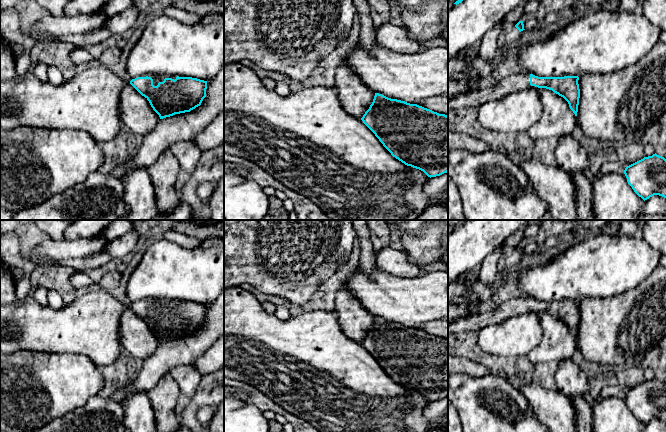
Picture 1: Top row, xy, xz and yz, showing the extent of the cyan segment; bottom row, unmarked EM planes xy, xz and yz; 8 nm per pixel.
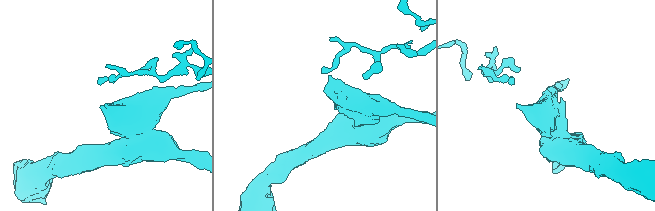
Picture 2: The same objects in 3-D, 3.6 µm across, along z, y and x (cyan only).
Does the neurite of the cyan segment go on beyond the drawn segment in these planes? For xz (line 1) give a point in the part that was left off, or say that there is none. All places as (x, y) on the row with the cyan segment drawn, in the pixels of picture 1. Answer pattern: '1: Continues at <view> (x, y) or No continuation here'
1: No continuation here

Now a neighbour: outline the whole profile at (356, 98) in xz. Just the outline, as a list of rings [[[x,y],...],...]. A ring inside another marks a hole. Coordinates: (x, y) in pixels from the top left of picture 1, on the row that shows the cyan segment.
[[[343,60],[337,66],[334,86],[342,107],[352,116],[361,119],[372,104],[375,93]]]

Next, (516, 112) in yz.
[[[536,88],[511,92],[477,108],[478,122],[501,133],[527,132],[542,117],[543,106]]]

